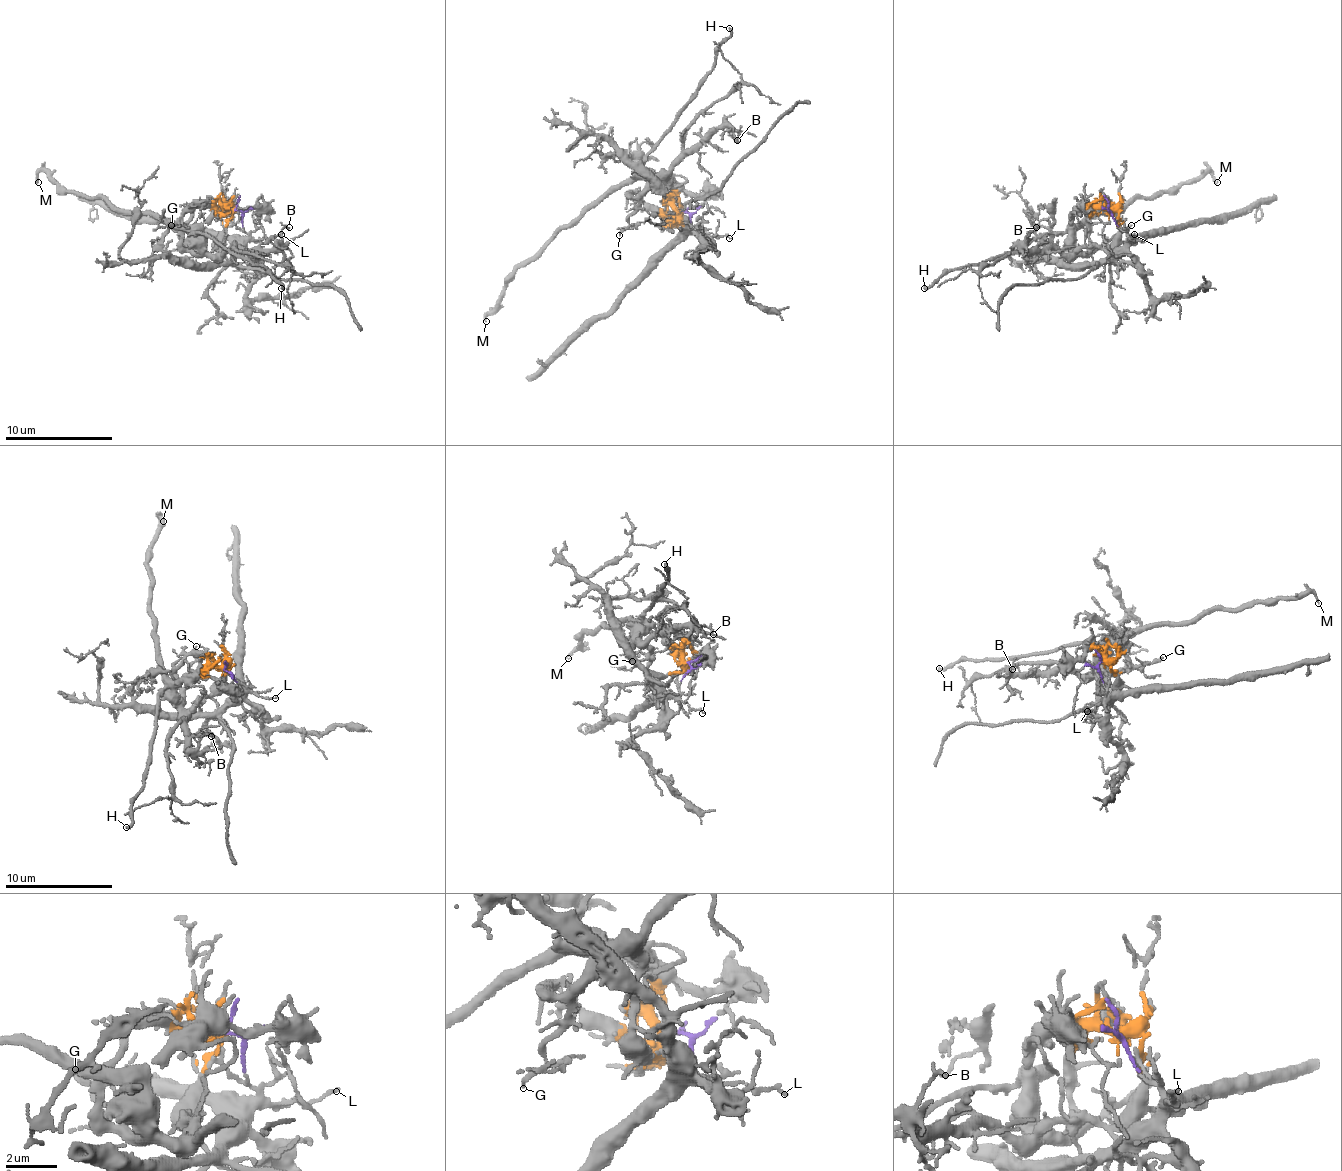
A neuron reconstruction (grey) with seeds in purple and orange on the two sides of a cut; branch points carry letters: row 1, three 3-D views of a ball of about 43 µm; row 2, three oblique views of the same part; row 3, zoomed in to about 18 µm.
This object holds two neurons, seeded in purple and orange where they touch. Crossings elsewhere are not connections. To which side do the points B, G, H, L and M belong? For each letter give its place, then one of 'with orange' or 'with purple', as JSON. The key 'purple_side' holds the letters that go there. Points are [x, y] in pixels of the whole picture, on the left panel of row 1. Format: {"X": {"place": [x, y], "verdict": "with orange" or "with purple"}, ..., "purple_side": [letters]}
{"B": {"place": [289, 227], "verdict": "with orange"}, "G": {"place": [171, 225], "verdict": "with orange"}, "H": {"place": [281, 288], "verdict": "with orange"}, "L": {"place": [281, 234], "verdict": "with purple"}, "M": {"place": [38, 182], "verdict": "with orange"}, "purple_side": ["L"]}

